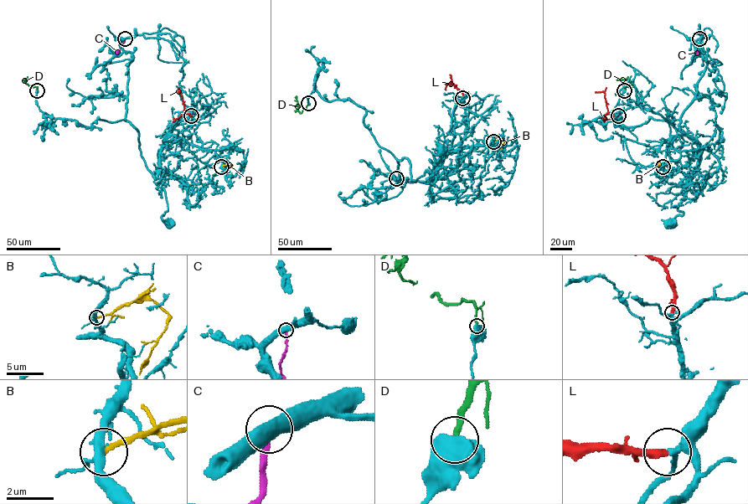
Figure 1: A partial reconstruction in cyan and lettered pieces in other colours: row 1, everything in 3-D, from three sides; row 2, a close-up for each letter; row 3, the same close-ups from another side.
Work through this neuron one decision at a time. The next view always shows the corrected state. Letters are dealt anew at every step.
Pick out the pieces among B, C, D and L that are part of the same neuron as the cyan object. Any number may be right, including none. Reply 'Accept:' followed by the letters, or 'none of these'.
Accept: L

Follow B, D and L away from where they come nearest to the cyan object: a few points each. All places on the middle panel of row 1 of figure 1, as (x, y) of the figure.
B: (493, 141), (499, 139), (503, 141), (499, 150)
D: (308, 103), (300, 113), (297, 110), (296, 96)
L: (462, 98), (462, 92), (451, 84), (450, 74)

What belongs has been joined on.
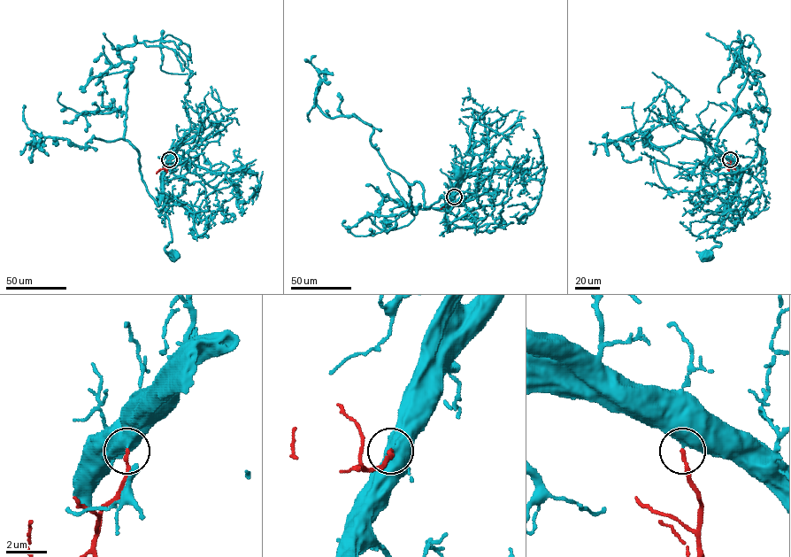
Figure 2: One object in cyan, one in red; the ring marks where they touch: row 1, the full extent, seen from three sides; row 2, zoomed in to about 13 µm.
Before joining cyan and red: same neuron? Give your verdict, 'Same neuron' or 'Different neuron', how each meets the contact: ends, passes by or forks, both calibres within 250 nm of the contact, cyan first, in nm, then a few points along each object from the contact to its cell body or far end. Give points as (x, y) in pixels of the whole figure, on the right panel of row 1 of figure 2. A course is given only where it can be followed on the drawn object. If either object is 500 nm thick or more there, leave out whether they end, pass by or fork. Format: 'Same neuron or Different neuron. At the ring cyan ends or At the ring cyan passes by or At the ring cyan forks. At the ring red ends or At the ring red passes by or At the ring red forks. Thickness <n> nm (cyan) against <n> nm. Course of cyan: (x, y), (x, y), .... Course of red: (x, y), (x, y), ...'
Same neuron. Thickness 600 nm (cyan) against 170 nm. Course of cyan: (730, 159), (741, 170), (740, 182), (714, 238), (720, 244), (711, 250), (711, 258), (704, 258). Course of red: (730, 160), (732, 167), (742, 173)

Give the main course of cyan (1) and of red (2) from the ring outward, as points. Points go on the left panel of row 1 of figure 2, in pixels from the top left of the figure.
1: (169, 159), (164, 176), (164, 197), (172, 241), (165, 250), (169, 258), (175, 258)
2: (169, 160), (165, 167), (156, 173)

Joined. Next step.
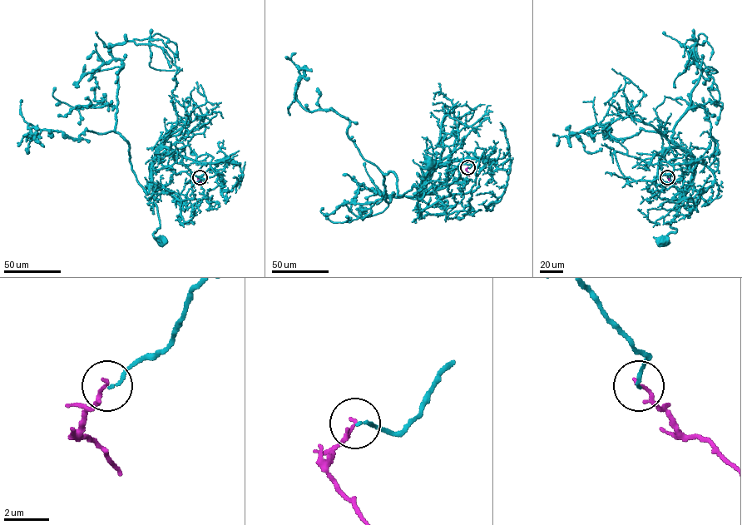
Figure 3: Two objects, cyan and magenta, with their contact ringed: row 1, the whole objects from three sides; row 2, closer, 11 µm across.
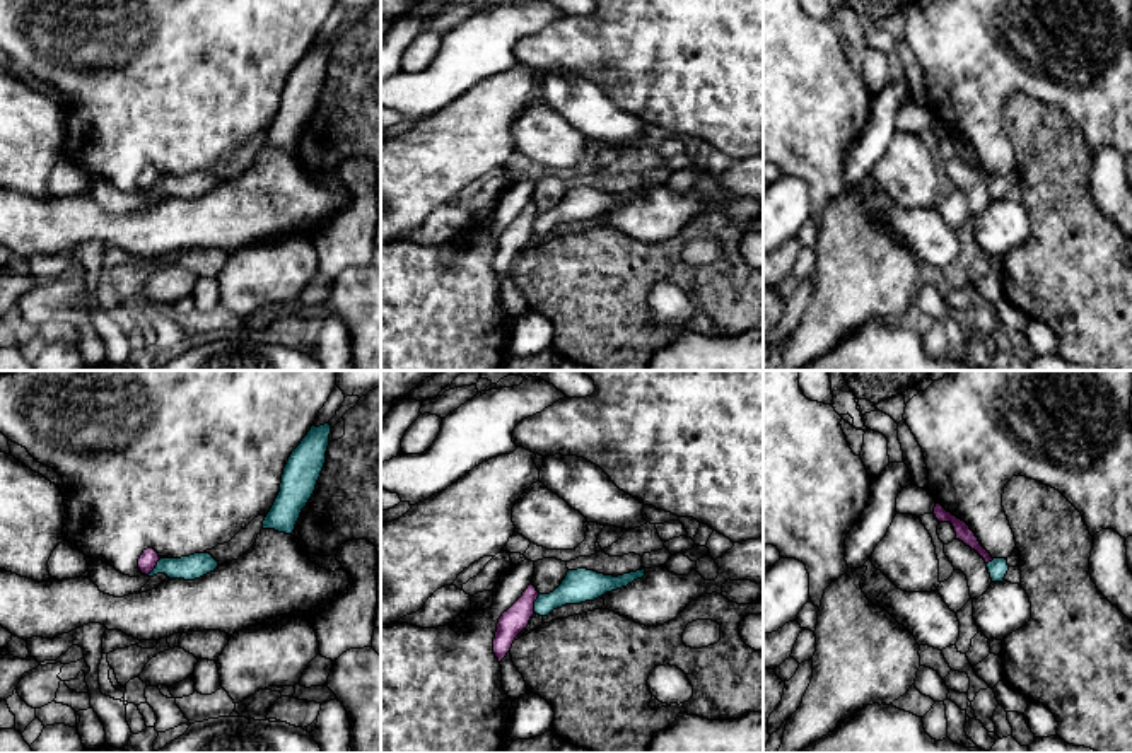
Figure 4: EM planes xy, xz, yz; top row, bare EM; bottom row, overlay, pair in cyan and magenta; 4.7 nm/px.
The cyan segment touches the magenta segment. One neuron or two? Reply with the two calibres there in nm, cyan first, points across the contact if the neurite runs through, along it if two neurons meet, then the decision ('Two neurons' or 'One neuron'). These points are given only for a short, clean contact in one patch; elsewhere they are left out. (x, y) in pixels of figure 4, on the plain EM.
Thickness 160 nm (cyan) against 120 nm. Boundary: xz (540, 212), (533, 229). Two neurons

